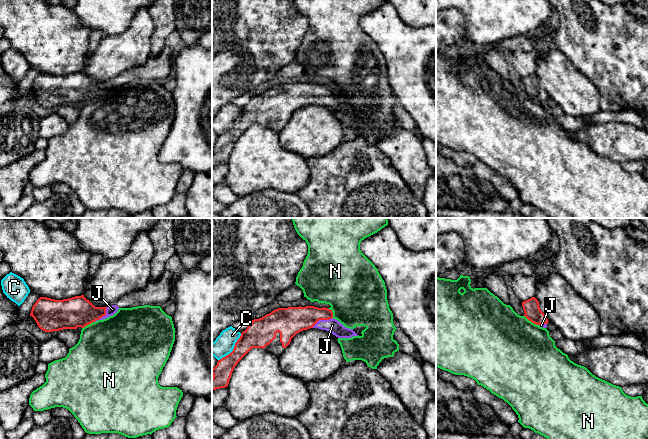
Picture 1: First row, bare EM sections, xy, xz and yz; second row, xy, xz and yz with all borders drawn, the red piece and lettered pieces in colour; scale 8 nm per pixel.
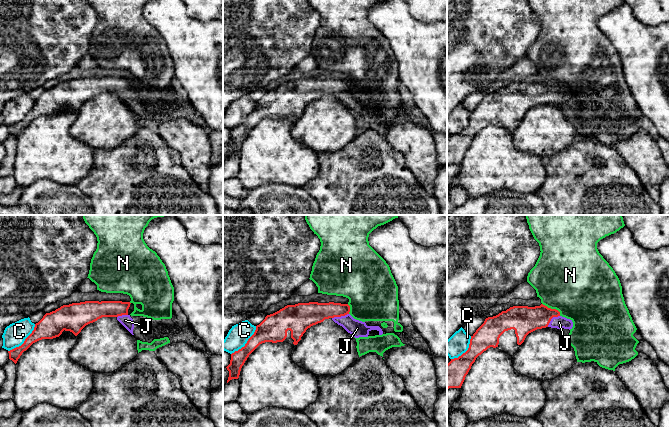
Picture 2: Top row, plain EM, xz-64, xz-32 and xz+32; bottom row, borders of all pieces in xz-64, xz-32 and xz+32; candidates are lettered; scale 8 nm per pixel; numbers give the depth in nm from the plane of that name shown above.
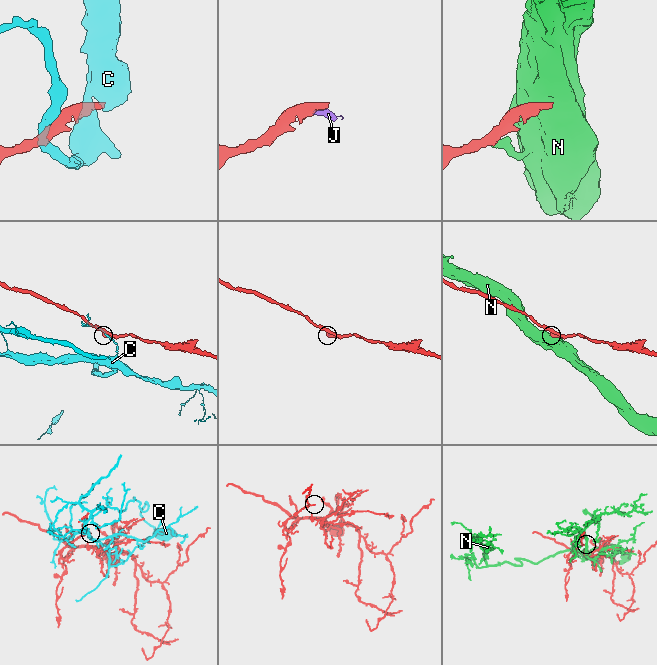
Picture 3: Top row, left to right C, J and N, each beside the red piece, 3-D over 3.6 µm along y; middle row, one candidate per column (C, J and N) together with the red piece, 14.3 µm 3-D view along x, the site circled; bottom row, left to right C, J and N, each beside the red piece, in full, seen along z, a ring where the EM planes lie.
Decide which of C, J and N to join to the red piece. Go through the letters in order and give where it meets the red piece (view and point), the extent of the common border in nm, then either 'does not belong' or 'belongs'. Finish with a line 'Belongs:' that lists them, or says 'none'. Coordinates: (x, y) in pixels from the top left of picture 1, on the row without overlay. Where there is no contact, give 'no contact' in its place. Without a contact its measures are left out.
C: meets red in xz at (233, 125); contact 300 nm long; does not belong
J: meets red in xz at (322, 95); contact 190 nm long; belongs
N: meets red in yz at (531, 97); contact 150 nm long; does not belong
Belongs: J

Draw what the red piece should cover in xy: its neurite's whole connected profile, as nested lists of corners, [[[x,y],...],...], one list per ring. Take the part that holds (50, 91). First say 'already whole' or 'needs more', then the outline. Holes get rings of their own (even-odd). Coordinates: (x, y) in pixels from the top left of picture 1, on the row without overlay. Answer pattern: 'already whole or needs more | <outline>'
needs more | [[[164,47],[161,53],[150,57],[143,65],[123,72],[116,81],[95,83],[84,71],[63,76],[40,73],[33,81],[30,92],[45,108],[77,105],[114,91],[119,84],[151,81],[162,82],[174,69],[174,49]]]

